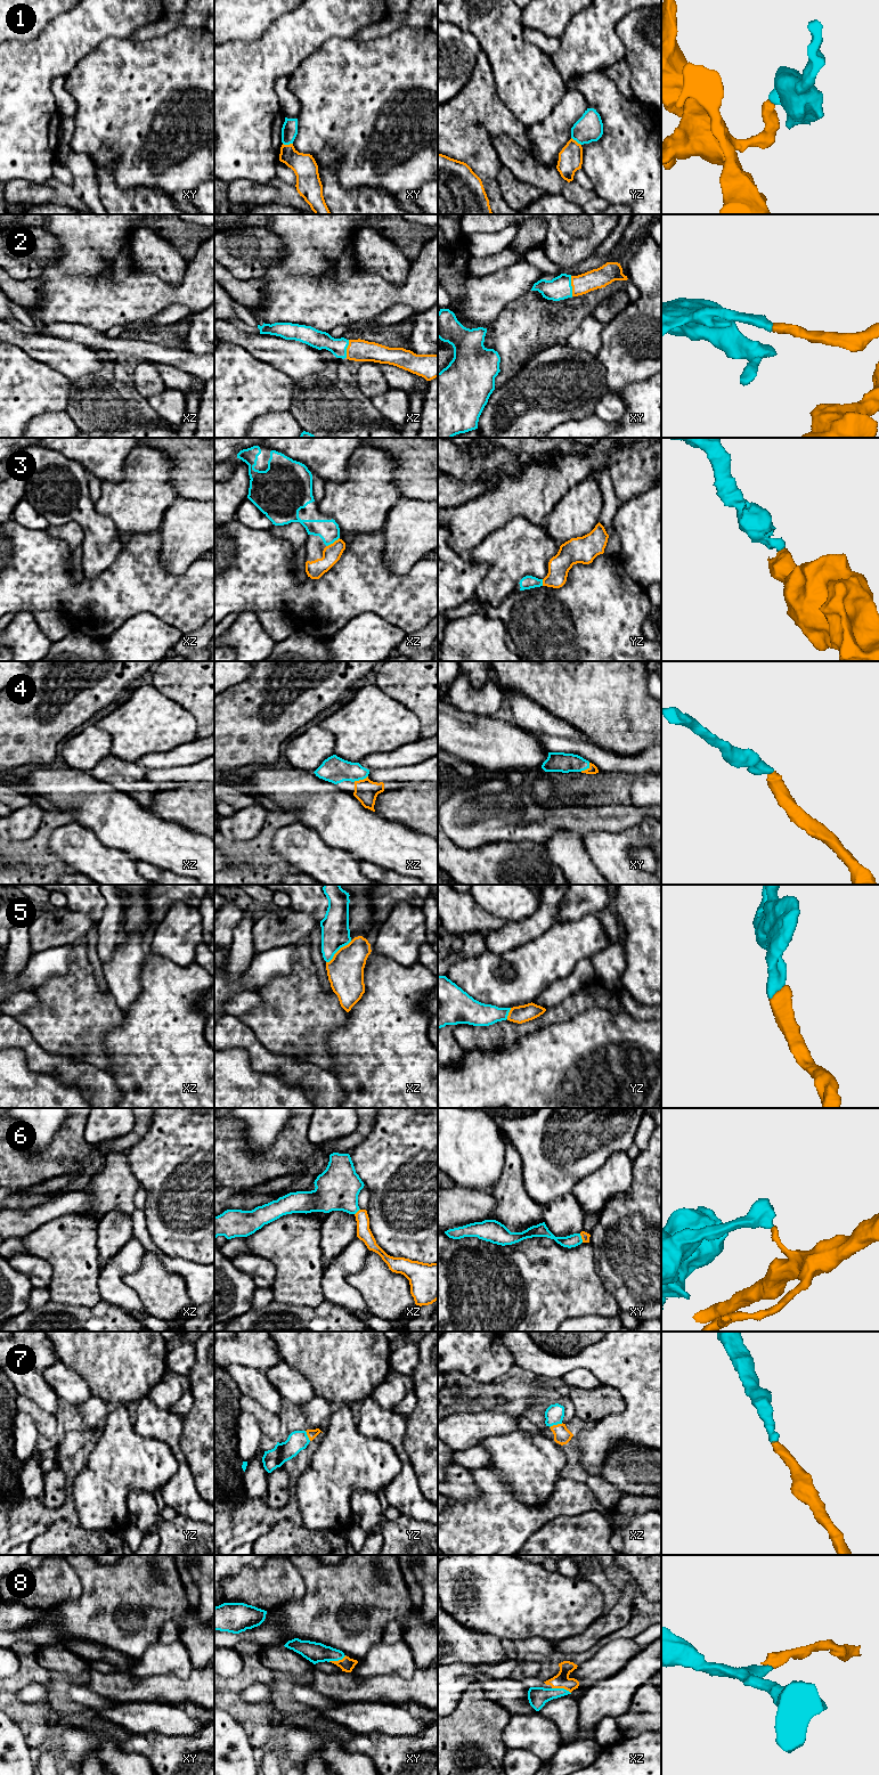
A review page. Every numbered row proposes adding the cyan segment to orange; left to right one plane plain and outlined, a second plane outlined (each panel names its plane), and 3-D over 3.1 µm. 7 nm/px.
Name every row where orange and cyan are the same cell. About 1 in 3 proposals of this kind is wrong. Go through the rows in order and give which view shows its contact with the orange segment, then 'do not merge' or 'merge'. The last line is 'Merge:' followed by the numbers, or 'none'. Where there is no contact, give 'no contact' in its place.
1: meets orange in xy; do not merge
2: meets orange in xy; merge
3: meets orange in xz; merge
4: meets orange in xz; merge
5: meets orange in xz; merge
6: meets orange in xy; do not merge
7: meets orange in xz; merge
8: meets orange in xz; merge
Merge: 2, 3, 4, 5, 7, 8

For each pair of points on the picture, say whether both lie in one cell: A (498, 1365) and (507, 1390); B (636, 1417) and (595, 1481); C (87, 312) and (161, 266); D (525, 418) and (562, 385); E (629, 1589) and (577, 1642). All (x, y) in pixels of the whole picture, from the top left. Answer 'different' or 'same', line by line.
A: different
B: different
C: different
D: same
E: same

